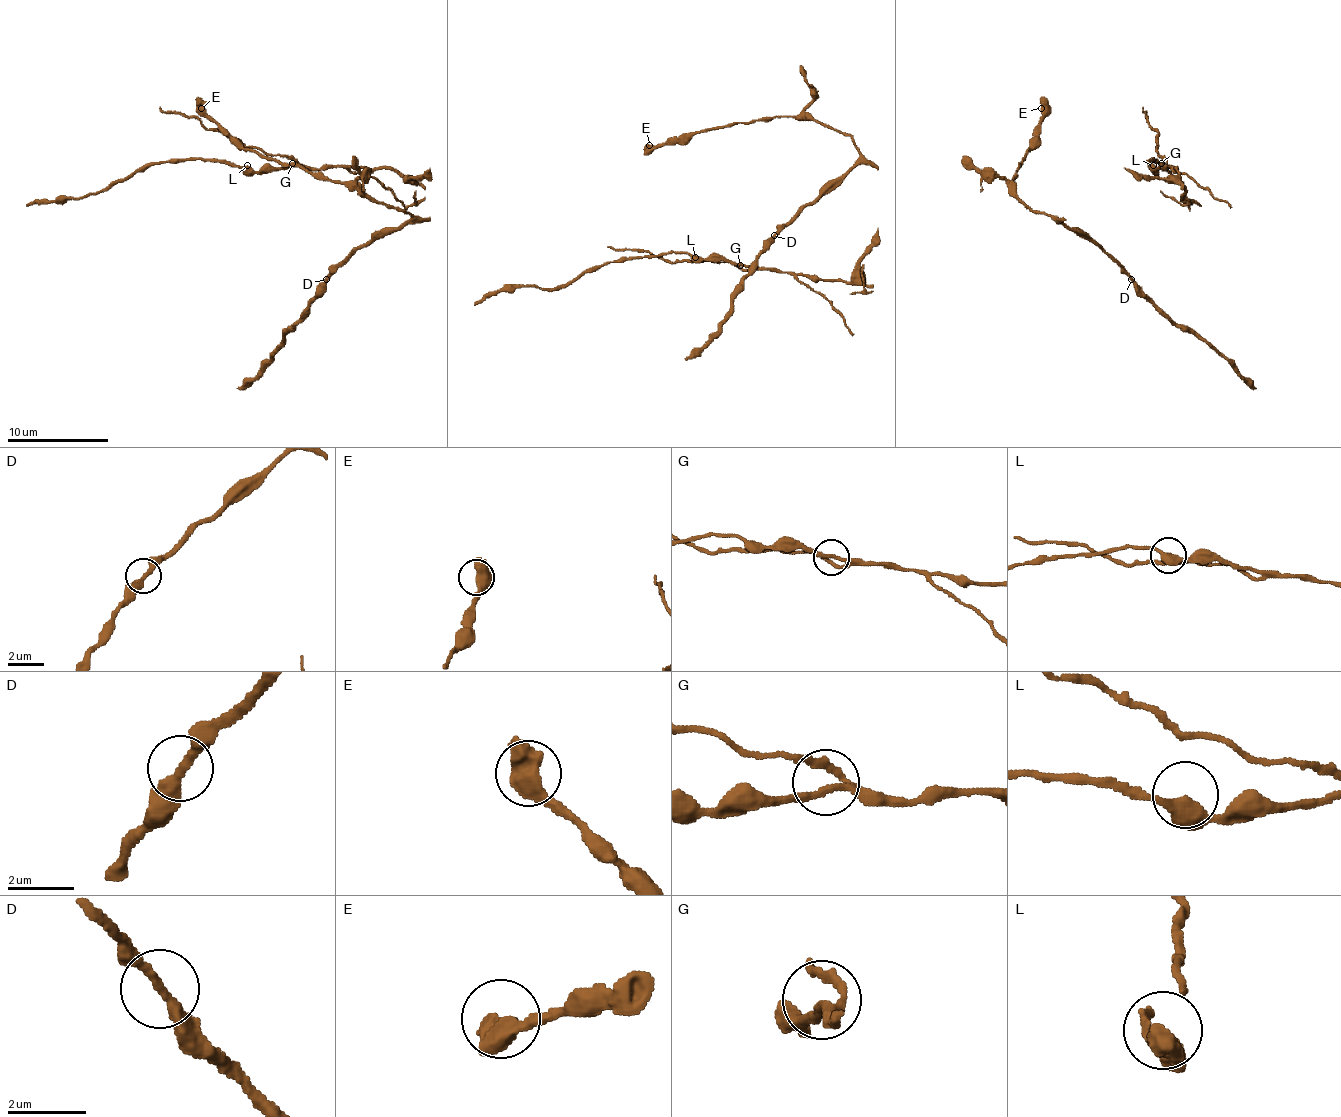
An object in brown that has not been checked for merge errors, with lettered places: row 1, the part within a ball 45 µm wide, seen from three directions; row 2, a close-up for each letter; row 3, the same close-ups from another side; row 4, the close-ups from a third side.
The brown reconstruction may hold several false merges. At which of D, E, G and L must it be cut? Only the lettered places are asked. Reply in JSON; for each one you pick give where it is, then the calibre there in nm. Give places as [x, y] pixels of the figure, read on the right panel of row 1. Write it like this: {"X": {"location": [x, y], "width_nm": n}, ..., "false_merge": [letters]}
{"false_merge": []}

